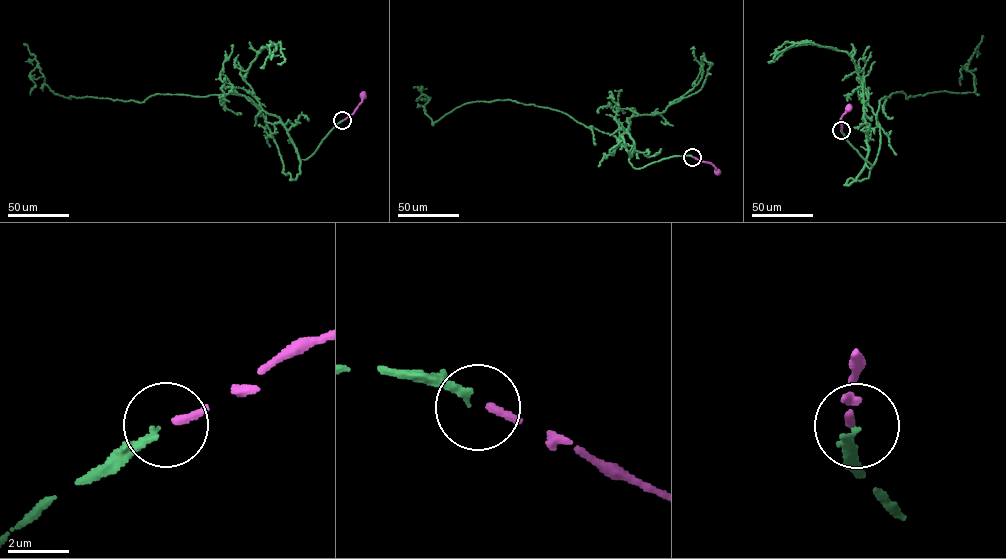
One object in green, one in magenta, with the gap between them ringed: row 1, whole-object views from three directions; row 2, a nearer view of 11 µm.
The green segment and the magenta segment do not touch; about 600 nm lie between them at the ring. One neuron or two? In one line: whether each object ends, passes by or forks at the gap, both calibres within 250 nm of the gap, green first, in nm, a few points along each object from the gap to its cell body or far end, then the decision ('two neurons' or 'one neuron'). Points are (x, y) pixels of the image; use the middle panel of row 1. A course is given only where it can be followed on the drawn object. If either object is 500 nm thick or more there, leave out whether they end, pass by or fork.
green ends there; magenta ends there; 200 nm thick on the green side, 260 nm on the other; green runs (692, 157), (635, 168), (632, 145), (509, 99), (433, 122), (413, 87); magenta runs (693, 157), (711, 163), (717, 171); one neuron

